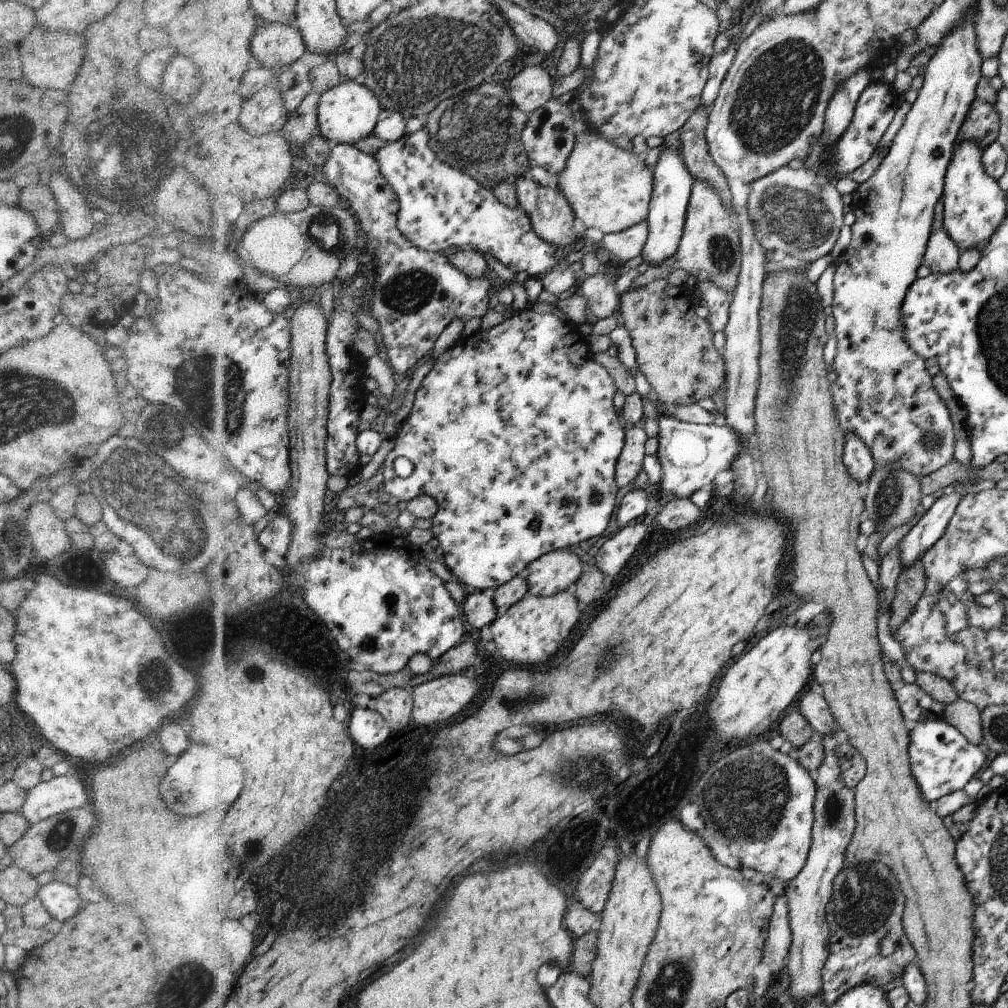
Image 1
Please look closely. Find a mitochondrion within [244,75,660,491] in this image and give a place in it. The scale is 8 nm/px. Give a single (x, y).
(470, 138)

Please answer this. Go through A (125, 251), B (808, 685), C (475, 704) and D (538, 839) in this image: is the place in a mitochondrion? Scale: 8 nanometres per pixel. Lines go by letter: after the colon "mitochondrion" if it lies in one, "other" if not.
A: other
B: other
C: other
D: other

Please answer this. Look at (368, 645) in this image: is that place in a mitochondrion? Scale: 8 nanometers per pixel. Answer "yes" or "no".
yes

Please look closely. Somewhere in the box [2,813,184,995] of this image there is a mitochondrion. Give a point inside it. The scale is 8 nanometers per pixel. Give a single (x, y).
(64, 833)

